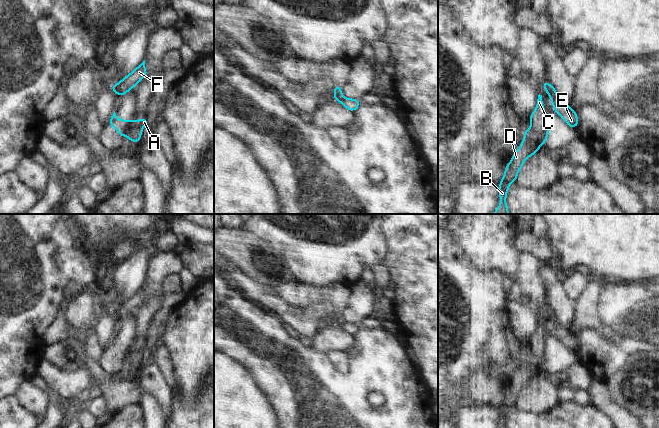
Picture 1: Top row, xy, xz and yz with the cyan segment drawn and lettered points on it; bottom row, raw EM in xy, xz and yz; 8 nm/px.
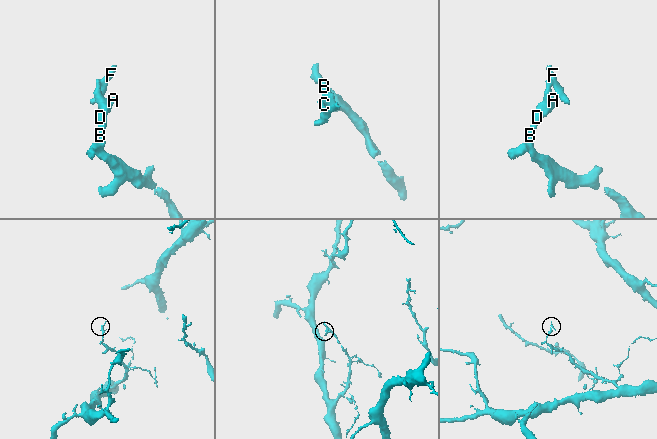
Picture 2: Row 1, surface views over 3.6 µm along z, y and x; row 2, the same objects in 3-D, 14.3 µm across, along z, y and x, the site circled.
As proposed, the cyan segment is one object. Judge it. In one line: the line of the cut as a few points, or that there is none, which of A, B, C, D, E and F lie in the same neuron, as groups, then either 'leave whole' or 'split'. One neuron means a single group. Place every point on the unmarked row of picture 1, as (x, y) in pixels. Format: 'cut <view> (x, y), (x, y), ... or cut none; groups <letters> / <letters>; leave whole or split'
cut xz (343, 322), (339, 325); groups A B C D / E F; split

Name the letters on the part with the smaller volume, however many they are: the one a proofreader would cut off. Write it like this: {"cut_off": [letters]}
{"cut_off": ["E", "F"]}

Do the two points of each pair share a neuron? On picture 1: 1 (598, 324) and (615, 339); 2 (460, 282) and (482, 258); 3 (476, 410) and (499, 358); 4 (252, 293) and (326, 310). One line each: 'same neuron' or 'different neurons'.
1: same neuron
2: different neurons
3: different neurons
4: same neuron

